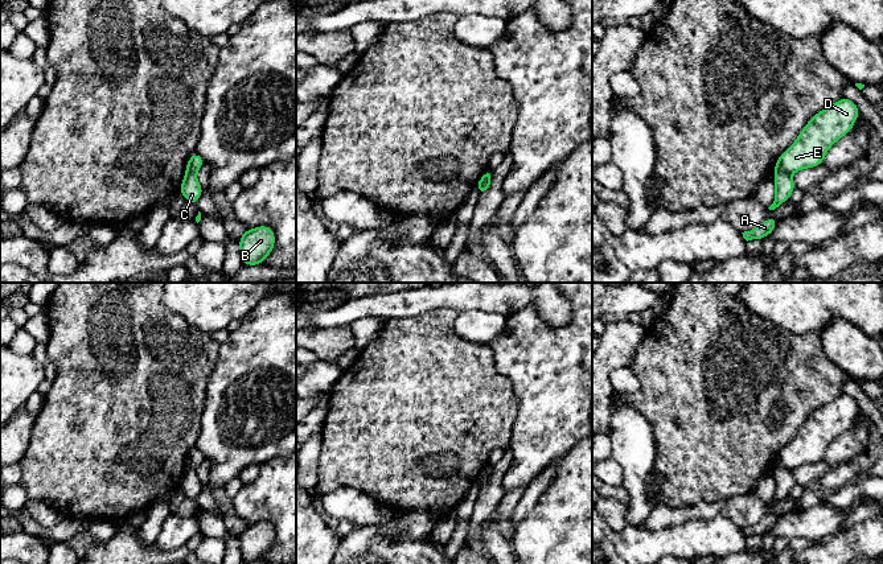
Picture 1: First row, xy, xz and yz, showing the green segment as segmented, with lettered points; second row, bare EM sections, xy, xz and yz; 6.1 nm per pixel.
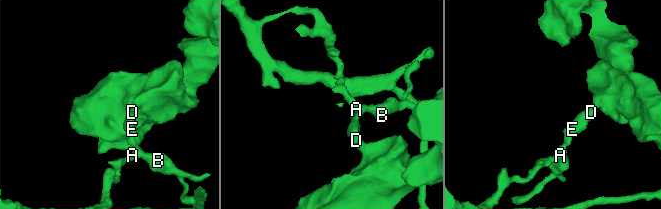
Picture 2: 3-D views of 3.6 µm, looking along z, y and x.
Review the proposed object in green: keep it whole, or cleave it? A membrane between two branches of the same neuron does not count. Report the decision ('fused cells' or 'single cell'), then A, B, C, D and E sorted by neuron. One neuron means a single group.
fused cells; groups A B C / D E

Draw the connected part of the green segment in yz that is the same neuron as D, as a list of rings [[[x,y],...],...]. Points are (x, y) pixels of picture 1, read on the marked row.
[[[845,96],[820,111],[808,122],[792,147],[777,159],[775,172],[790,174],[821,165],[829,148],[851,131],[858,116],[857,104]]]

